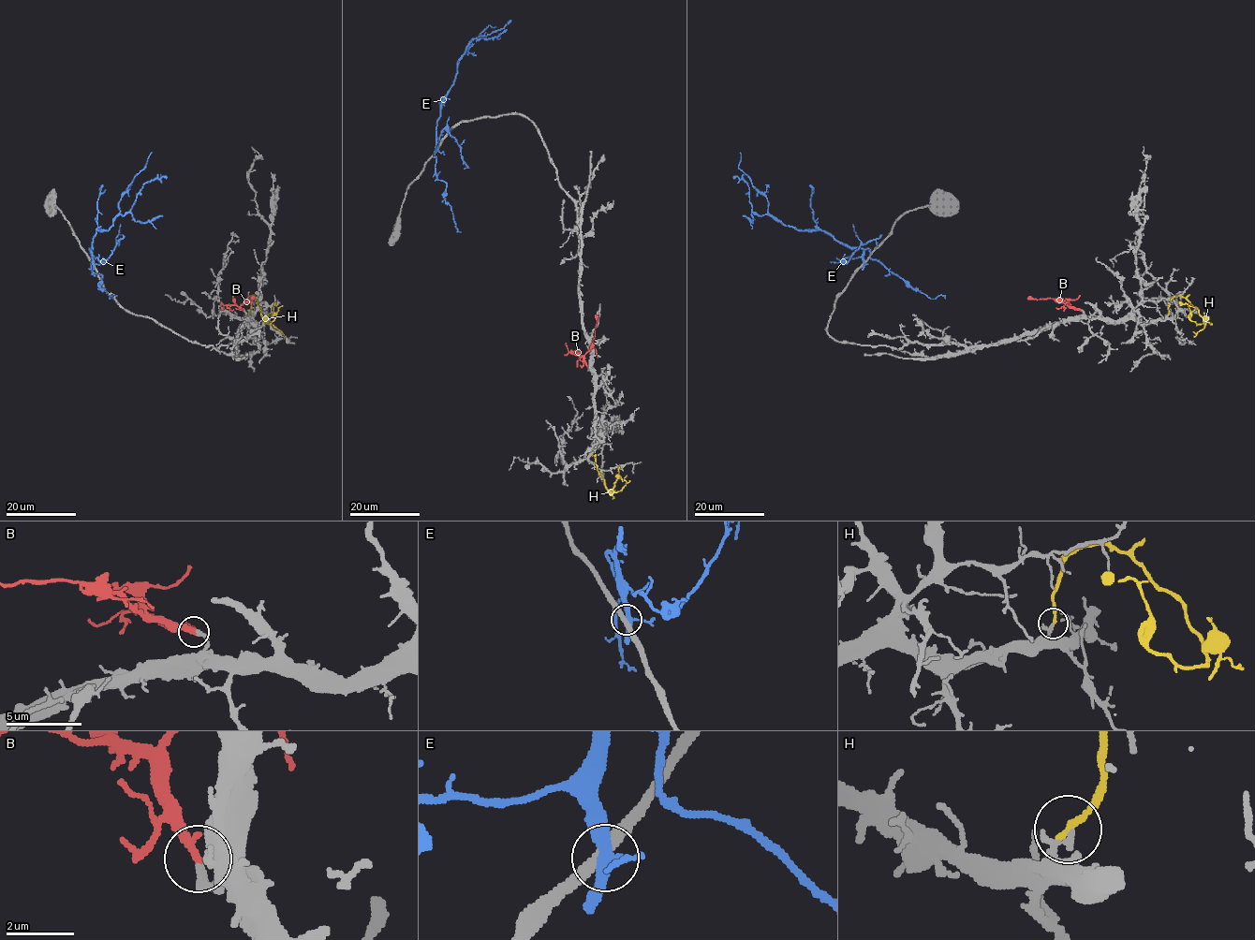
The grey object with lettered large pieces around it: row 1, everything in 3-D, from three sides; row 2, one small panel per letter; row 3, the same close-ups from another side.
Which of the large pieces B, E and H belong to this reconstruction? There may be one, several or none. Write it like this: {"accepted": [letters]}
{"accepted": ["B"]}

